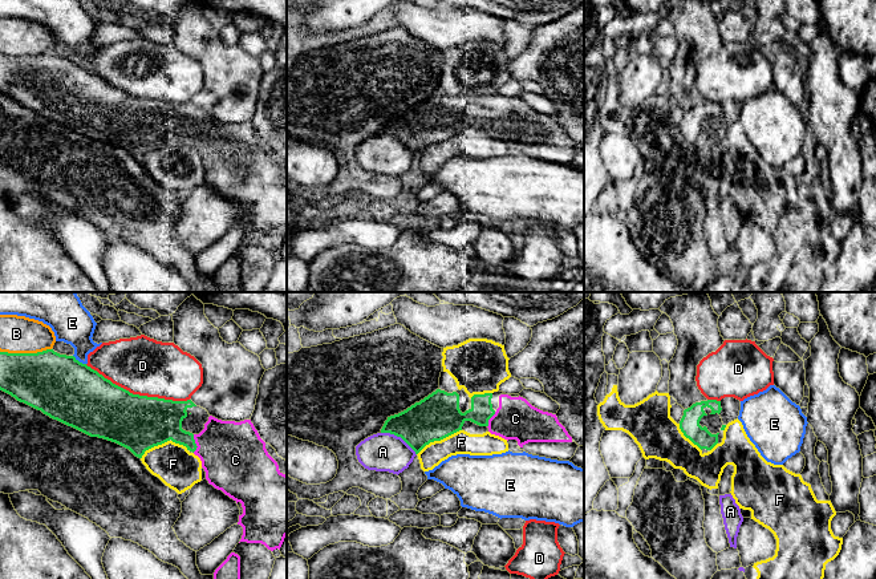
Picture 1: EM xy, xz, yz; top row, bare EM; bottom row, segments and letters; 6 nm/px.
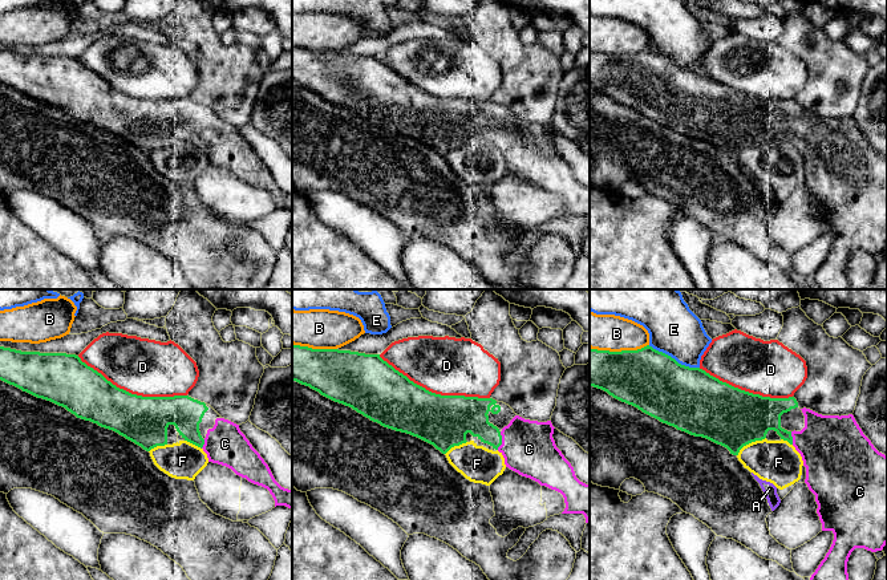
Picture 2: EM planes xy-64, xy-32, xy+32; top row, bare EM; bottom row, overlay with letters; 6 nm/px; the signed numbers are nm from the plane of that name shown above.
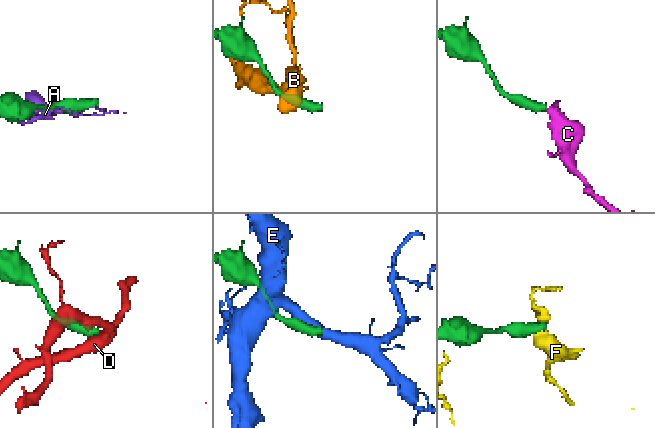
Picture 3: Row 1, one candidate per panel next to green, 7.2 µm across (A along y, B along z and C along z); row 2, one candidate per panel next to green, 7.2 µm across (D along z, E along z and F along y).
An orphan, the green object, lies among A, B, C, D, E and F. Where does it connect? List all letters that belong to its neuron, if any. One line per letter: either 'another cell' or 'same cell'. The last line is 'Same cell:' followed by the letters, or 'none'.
A: another cell
B: another cell
C: same cell
D: another cell
E: another cell
F: another cell
Same cell: C

